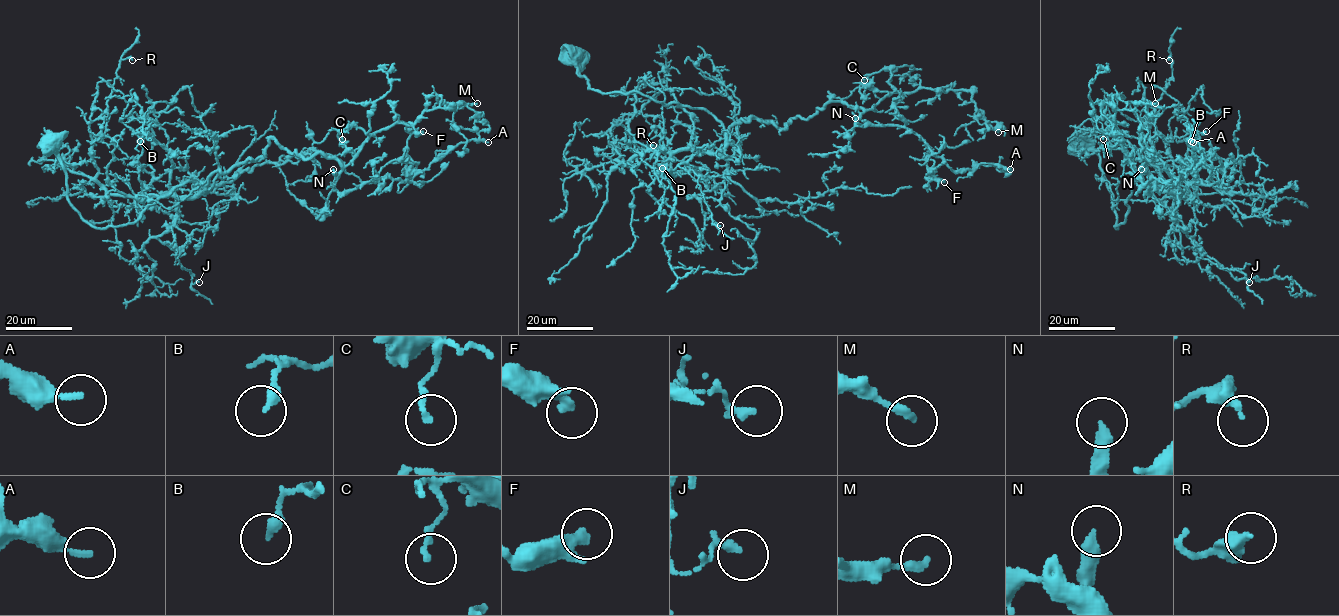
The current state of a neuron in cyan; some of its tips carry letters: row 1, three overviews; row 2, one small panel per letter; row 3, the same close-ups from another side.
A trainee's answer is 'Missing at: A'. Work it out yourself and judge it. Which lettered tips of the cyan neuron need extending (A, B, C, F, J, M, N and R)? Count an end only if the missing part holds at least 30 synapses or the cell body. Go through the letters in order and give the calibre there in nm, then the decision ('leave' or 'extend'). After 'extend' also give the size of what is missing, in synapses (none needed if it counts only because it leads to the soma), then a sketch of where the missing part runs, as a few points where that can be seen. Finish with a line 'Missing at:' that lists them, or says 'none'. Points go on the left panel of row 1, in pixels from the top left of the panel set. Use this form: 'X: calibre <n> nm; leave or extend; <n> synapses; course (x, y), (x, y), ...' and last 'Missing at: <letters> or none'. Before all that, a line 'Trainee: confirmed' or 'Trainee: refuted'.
Trainee: refuted
A: calibre 200 nm; leave
B: calibre 280 nm; leave
C: calibre 180 nm; leave
F: calibre 240 nm; leave
J: calibre 240 nm; leave
M: calibre 240 nm; leave
N: calibre 360 nm; leave
R: calibre 320 nm; leave
Missing at: none

